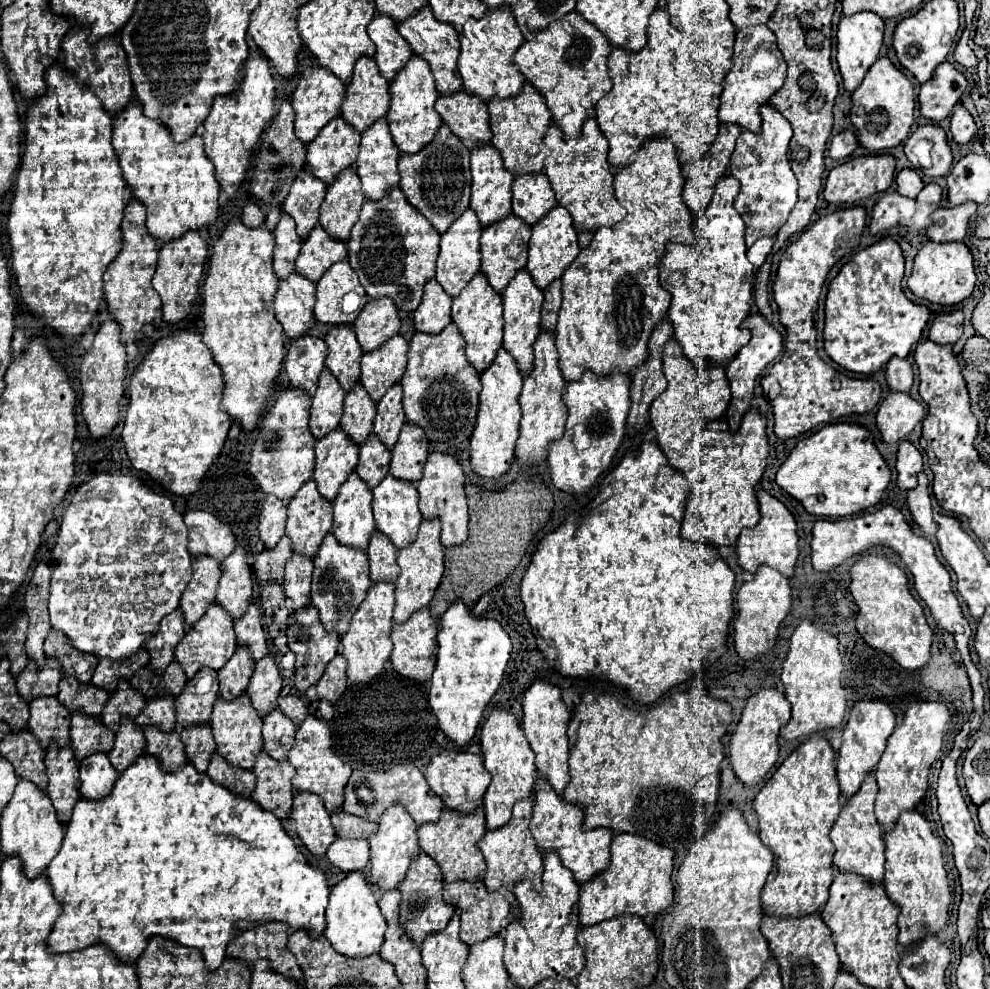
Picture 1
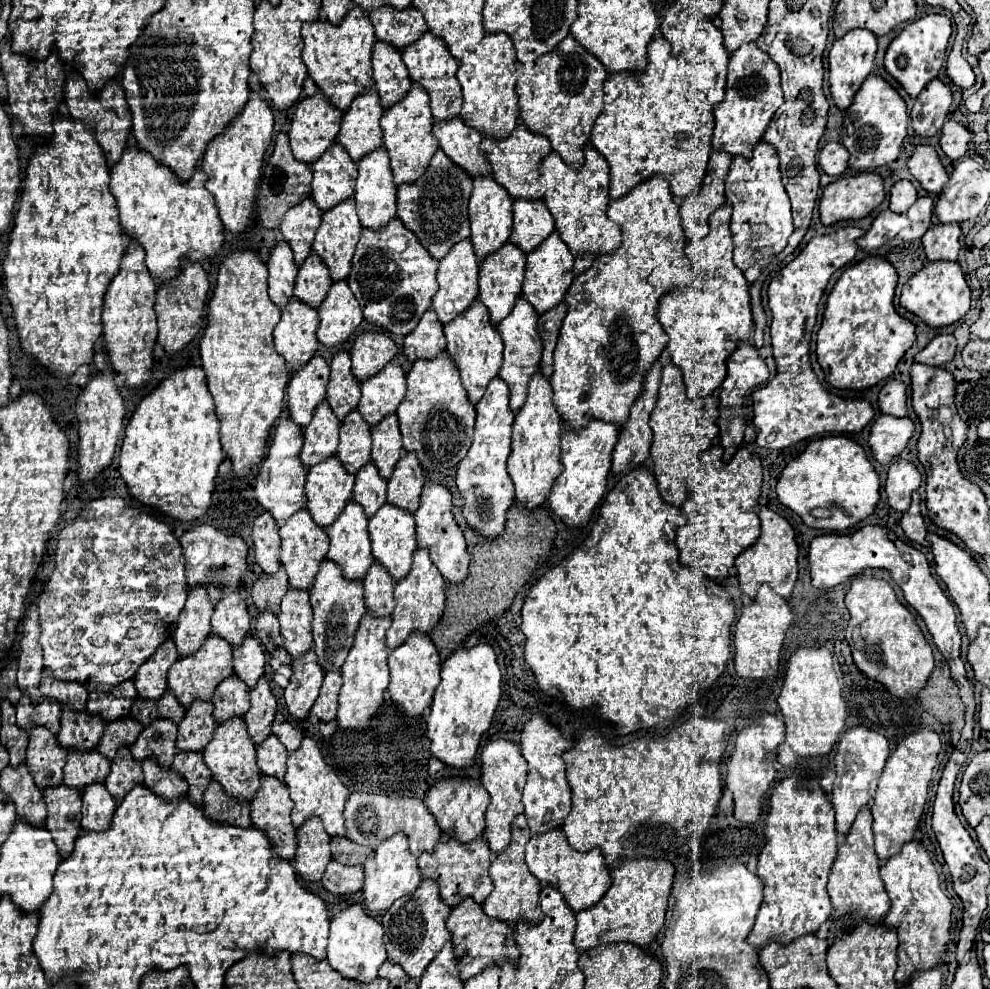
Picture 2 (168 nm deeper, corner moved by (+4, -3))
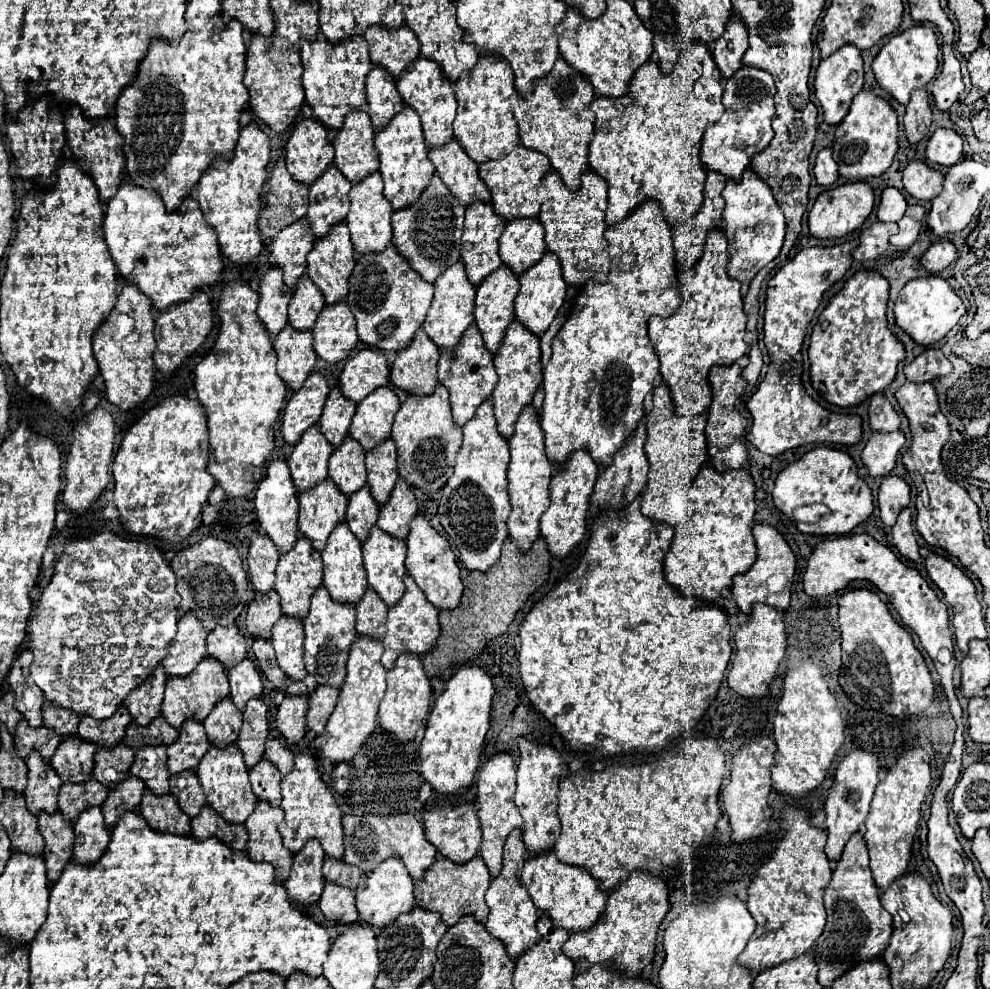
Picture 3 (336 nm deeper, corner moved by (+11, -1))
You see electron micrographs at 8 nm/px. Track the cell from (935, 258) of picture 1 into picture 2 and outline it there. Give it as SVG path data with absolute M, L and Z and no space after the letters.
M928 262L902 288L900 306L918 316L930 328L944 328L958 322L970 308L970 288L958 262Z

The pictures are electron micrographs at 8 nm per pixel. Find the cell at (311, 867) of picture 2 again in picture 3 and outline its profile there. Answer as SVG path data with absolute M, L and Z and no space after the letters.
M307 840L305 848L293 856L291 874L285 880L289 900L297 900L301 904L313 904L319 900L323 892L323 856L325 852L319 840Z

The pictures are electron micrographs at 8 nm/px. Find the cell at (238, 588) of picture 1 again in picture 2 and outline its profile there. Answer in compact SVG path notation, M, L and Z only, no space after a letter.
M240 592L226 594L212 614L212 634L230 646L240 646L250 634L250 616Z

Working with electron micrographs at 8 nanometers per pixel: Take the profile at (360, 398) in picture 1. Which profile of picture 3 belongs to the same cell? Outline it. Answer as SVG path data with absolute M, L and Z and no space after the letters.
M347 434L343 444L339 444L329 458L329 478L341 488L343 494L357 492L365 482L365 450L355 444Z

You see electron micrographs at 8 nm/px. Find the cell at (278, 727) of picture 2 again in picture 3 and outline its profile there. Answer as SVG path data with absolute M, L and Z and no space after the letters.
M267 738L265 744L265 758L271 760L281 774L287 774L293 768L293 752L281 738Z

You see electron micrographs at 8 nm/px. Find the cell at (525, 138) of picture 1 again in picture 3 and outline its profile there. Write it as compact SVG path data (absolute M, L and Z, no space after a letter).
M523 144L513 148L505 158L499 160L487 160L479 164L479 176L485 180L489 192L491 192L491 204L495 212L507 222L513 218L525 218L525 216L537 216L541 209L541 204L545 202L543 189L541 188L541 178L545 172L549 172L551 164L545 154L537 150L529 150Z

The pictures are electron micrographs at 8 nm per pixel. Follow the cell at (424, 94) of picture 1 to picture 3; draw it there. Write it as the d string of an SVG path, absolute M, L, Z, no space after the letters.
M405 106L397 116L393 116L393 120L383 130L375 134L375 148L379 154L379 162L381 162L379 170L385 184L383 194L393 204L393 210L413 204L435 172L433 162L427 156L427 144L421 132L419 116L413 112L413 108Z

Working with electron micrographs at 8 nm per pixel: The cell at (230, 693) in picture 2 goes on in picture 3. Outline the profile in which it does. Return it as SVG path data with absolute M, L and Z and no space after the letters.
M227 696L225 700L219 700L215 704L213 712L205 718L203 726L207 730L209 742L215 746L223 746L237 740L241 722L243 722L243 712Z

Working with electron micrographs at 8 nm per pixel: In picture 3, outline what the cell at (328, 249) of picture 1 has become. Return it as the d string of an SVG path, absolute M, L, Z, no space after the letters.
M303 274L289 302L289 324L297 330L311 330L323 306L325 296L321 296L319 288L309 280L307 274Z

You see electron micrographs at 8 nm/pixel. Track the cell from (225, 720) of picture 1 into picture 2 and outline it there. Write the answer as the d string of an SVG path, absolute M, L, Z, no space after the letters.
M232 718L224 724L218 724L214 738L204 750L204 762L212 772L212 778L220 782L226 794L234 800L248 800L252 802L258 788L260 788L260 770L256 766L256 746L248 736L246 724L242 718Z

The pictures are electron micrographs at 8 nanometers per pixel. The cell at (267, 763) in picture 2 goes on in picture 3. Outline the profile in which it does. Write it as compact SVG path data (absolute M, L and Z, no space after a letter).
M259 760L251 770L249 770L249 780L255 796L259 800L269 800L273 806L281 804L281 792L279 792L279 782L281 782L281 772L269 764L269 760Z

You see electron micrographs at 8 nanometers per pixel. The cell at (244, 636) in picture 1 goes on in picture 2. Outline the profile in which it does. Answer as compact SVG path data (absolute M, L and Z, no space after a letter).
M248 636L242 646L234 648L234 674L248 686L254 688L260 676L264 674L264 650L260 642Z

